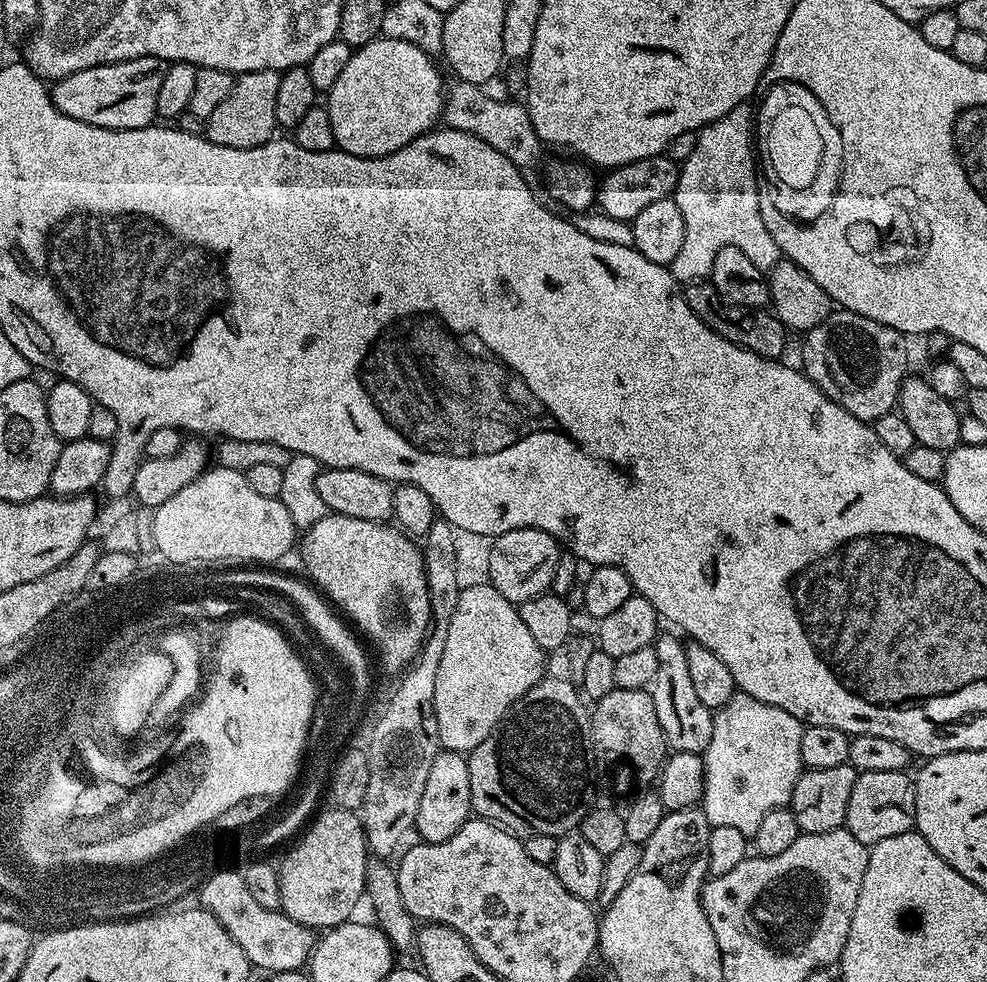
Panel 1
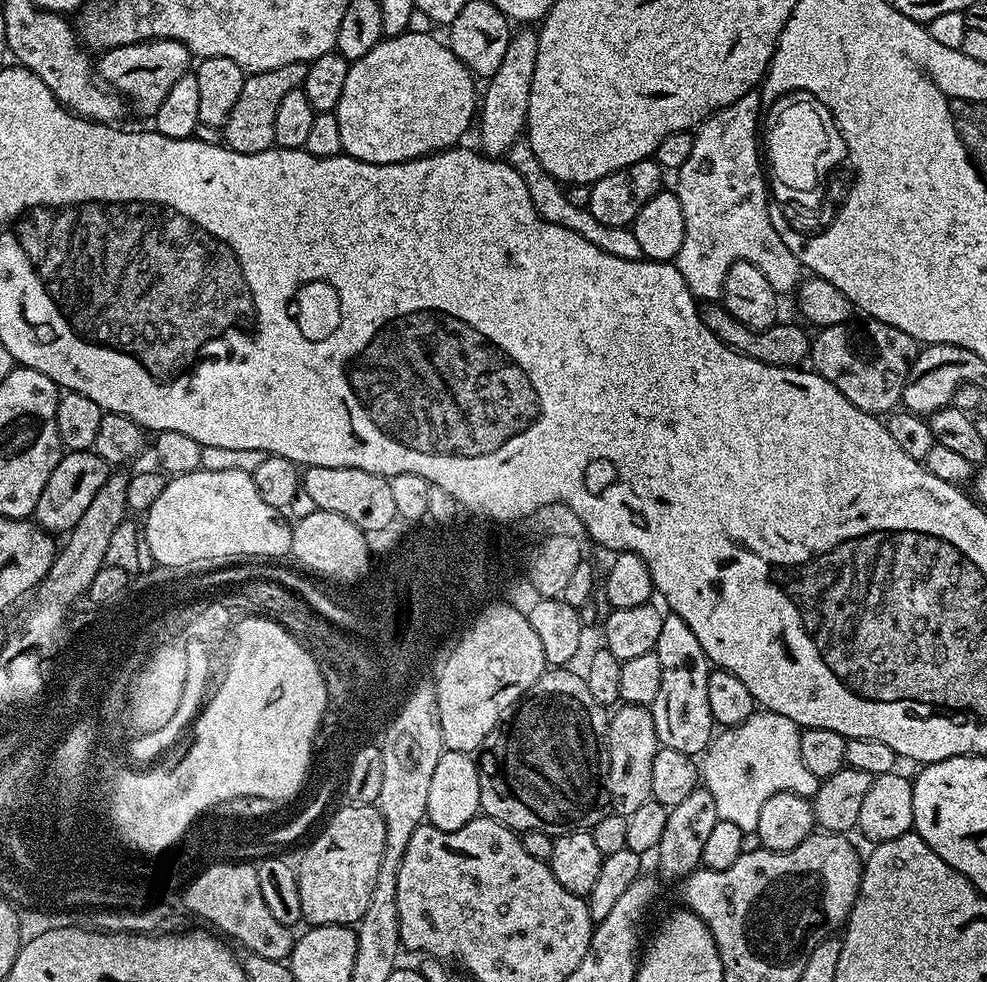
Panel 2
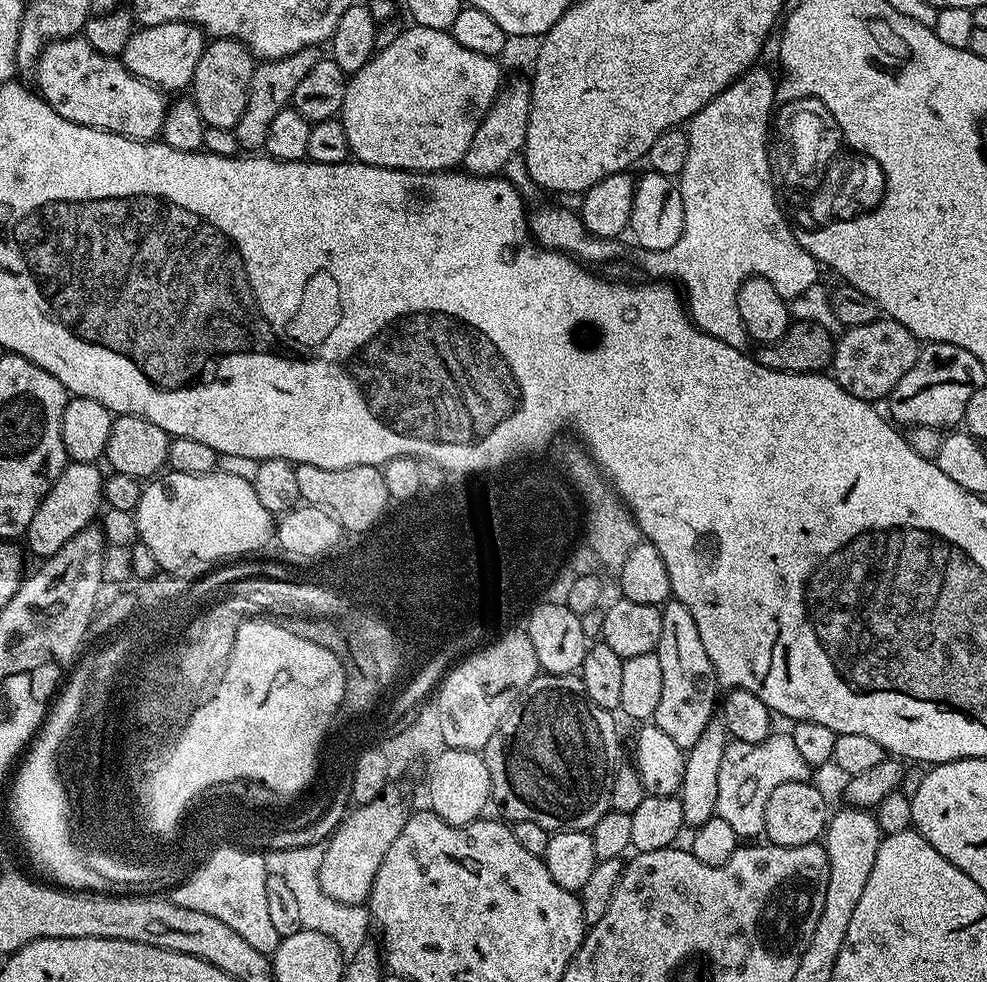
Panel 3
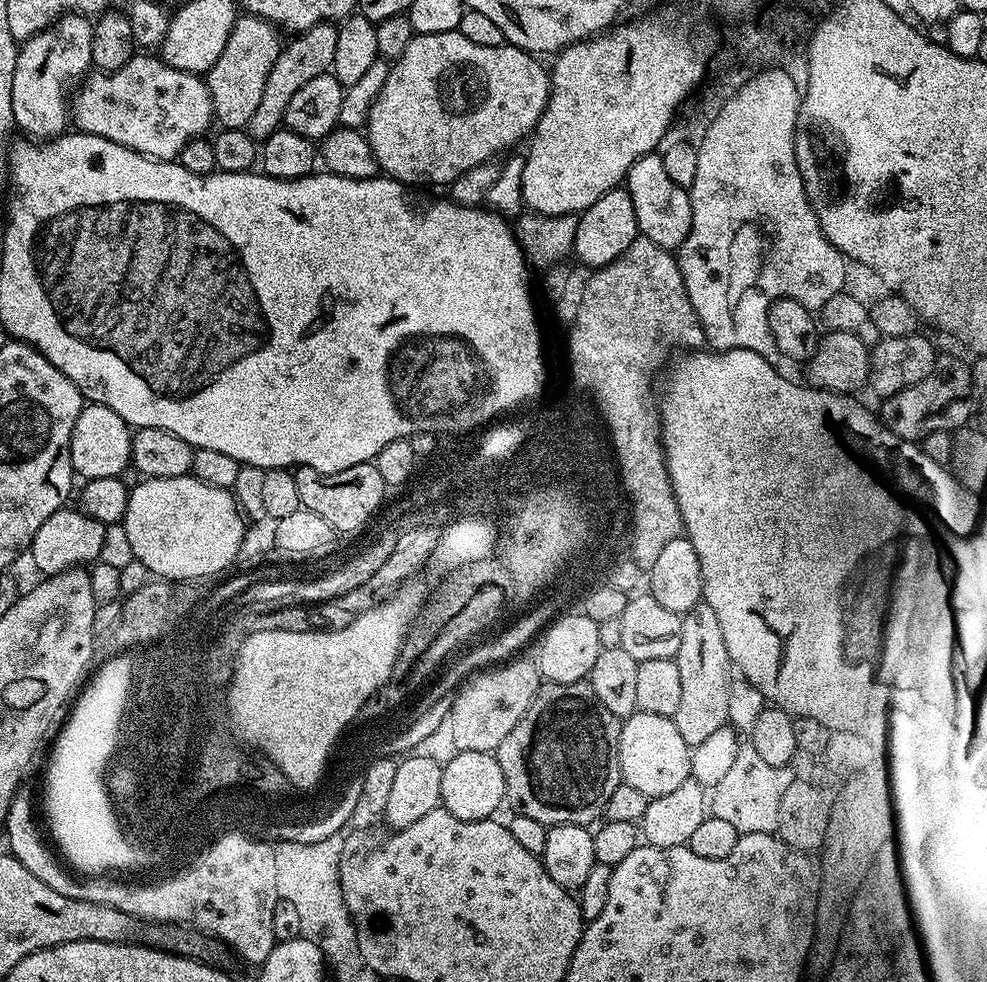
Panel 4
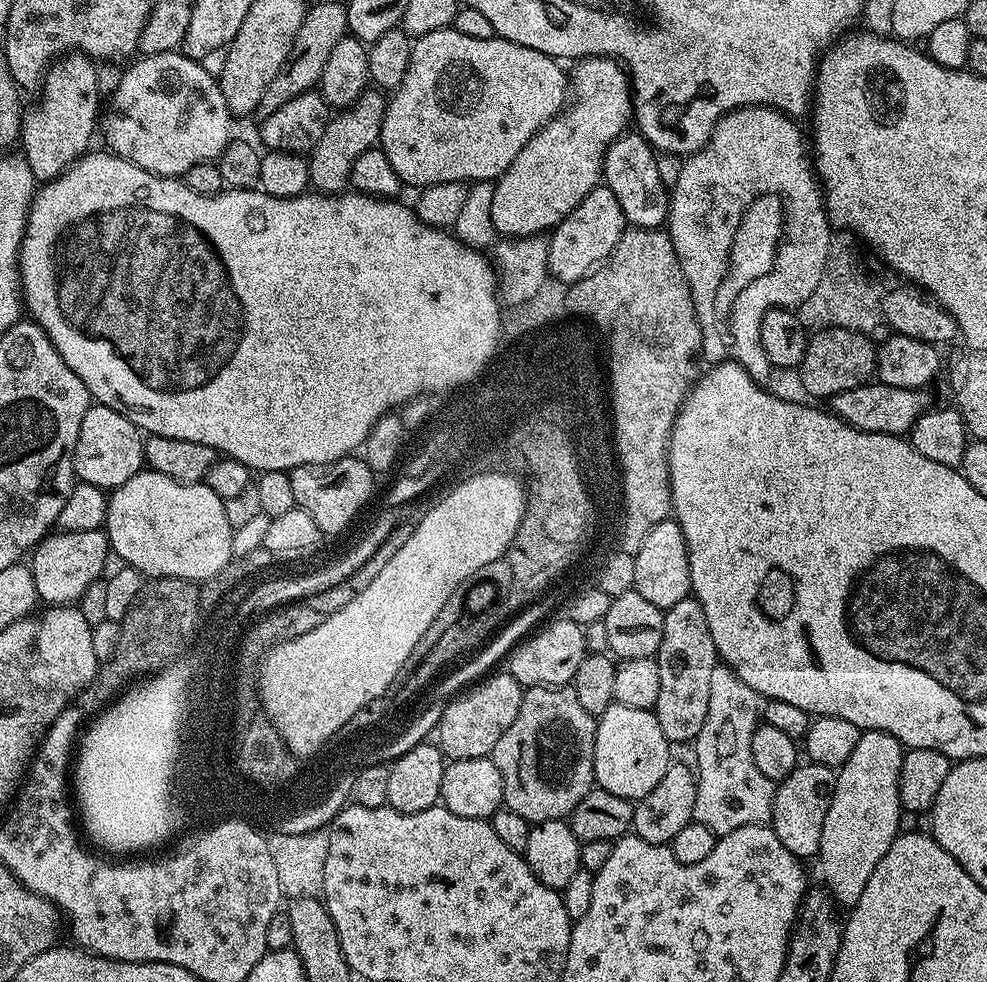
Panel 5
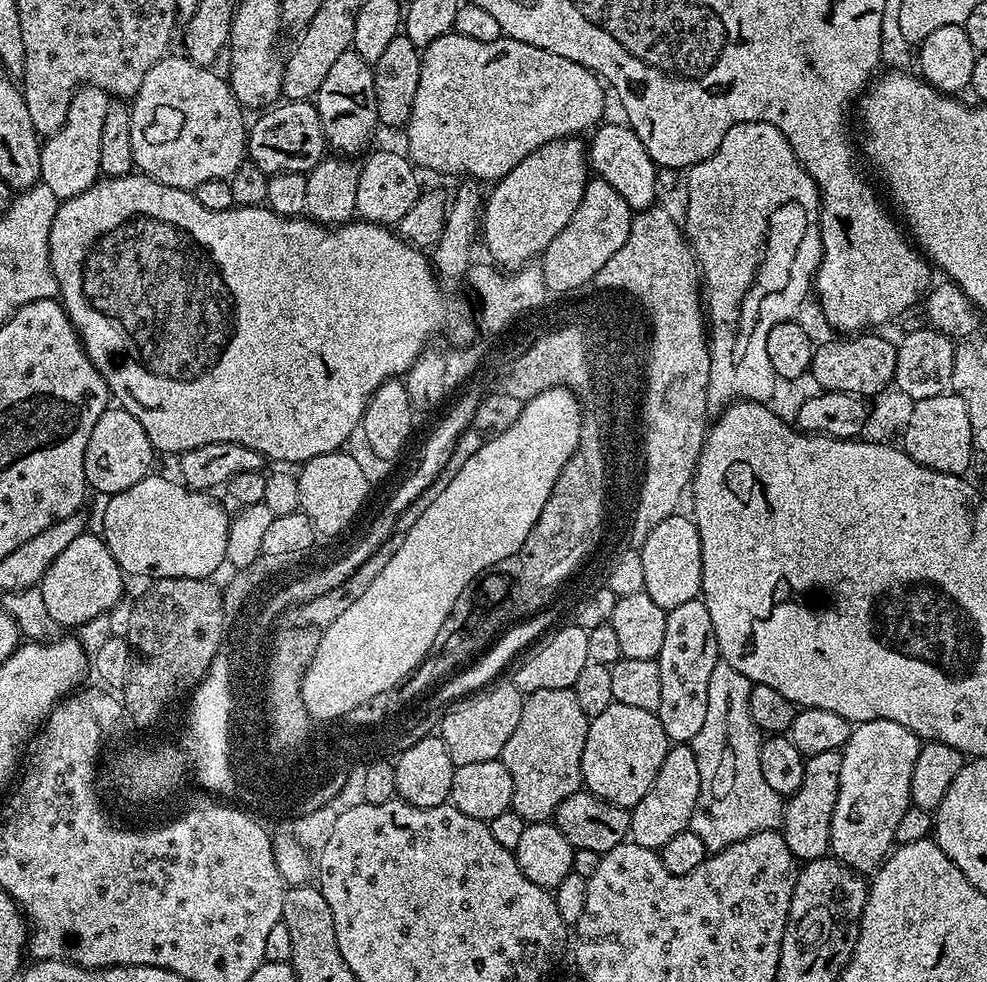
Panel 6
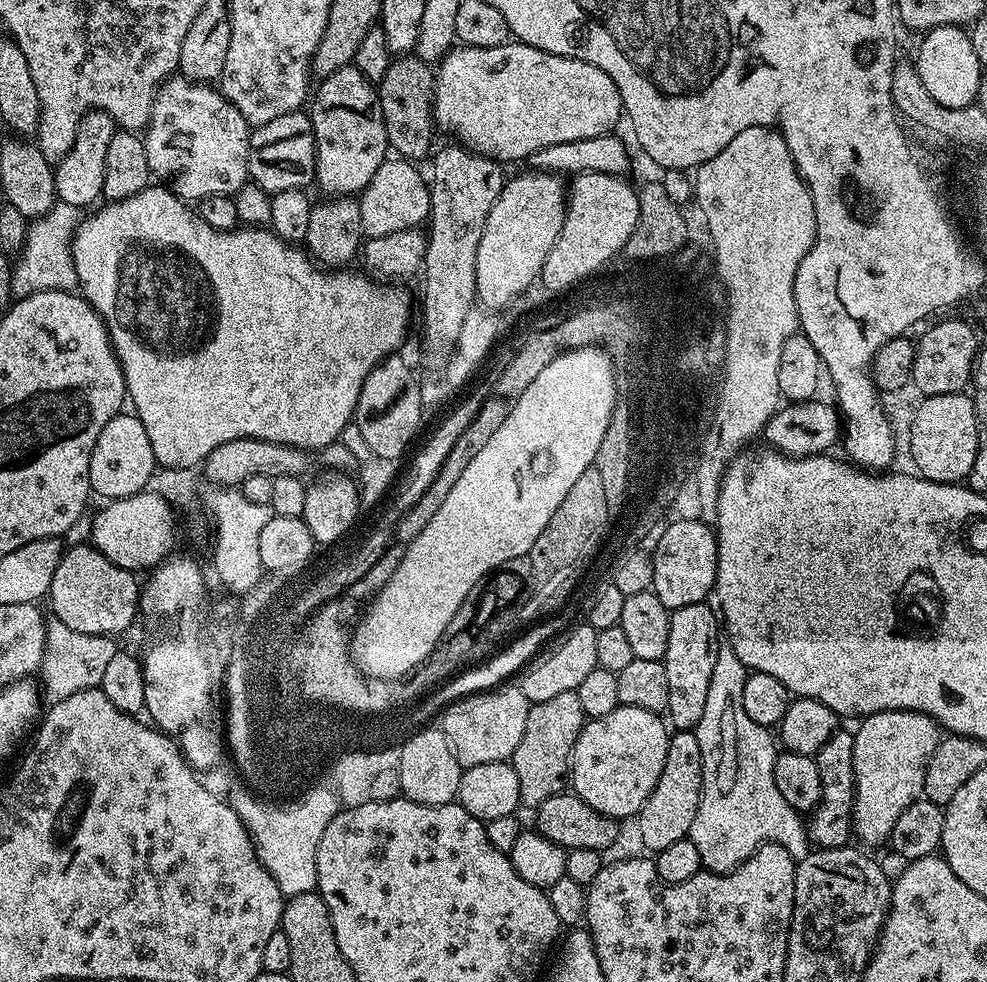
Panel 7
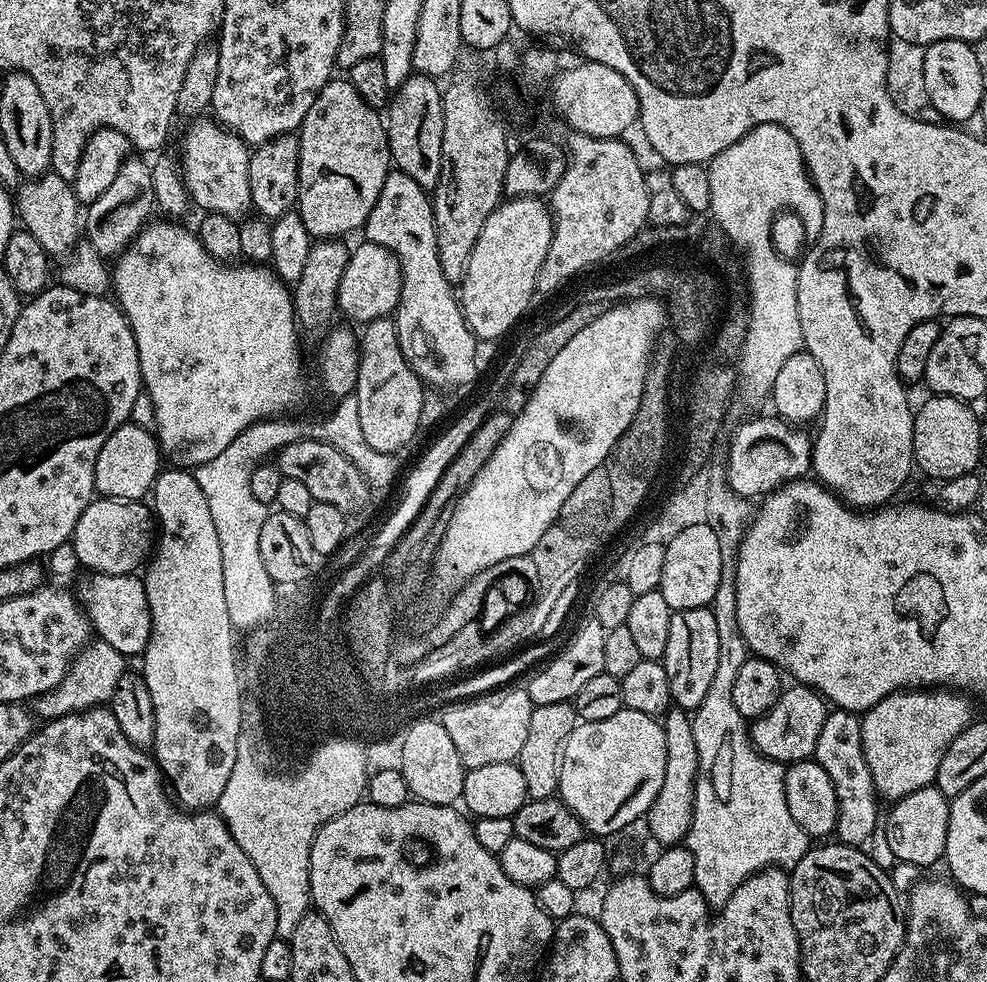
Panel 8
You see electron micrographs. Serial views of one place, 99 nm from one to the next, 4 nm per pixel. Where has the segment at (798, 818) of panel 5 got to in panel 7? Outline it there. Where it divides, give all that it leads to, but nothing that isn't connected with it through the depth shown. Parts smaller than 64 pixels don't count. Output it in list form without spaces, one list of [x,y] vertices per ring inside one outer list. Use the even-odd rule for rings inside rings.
[[[838,730],[814,757],[818,778],[822,780],[822,798],[810,813],[806,829],[816,848],[842,848],[853,839],[852,803],[854,802],[854,735]]]

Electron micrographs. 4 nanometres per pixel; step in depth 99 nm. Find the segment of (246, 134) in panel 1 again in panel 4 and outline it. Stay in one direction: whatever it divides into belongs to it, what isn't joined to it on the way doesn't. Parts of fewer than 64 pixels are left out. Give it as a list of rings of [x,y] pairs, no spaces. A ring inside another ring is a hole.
[[[332,22],[312,26],[310,30],[293,35],[289,39],[292,41],[289,44],[287,41],[281,47],[274,66],[270,66],[270,72],[266,74],[266,86],[262,89],[262,98],[259,99],[246,129],[248,135],[256,142],[262,142],[283,125],[290,98],[294,98],[294,94],[298,94],[298,90],[302,90],[302,86],[306,86],[310,78],[318,78],[318,74],[331,69],[334,62],[334,45],[338,42],[336,29],[337,25]]]

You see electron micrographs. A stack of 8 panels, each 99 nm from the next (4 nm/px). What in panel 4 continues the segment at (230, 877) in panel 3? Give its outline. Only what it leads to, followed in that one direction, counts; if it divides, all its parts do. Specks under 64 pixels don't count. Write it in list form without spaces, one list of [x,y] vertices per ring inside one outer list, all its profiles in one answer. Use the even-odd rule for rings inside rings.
[[[27,786],[17,788],[2,828],[8,839],[7,851],[18,858],[18,862],[22,862],[22,866],[26,866],[34,878],[46,882],[50,890],[66,894],[66,898],[105,904],[114,910],[122,910],[136,922],[178,924],[195,930],[213,941],[221,940],[253,966],[264,964],[278,943],[270,922],[277,901],[274,895],[274,854],[271,843],[230,832],[208,844],[183,870],[157,879],[160,880],[157,884],[119,884],[116,878],[79,880],[69,871],[54,851],[38,819],[38,800],[35,795],[32,797]]]

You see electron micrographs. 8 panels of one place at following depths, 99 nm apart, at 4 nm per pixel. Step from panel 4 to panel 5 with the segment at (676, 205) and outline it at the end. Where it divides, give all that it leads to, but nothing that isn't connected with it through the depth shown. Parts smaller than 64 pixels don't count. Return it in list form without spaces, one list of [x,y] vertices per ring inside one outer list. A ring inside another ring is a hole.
[[[639,134],[619,136],[604,154],[603,183],[614,190],[614,198],[618,198],[618,206],[622,206],[624,219],[631,227],[660,228],[668,219],[670,188],[658,178],[656,158],[652,145]]]

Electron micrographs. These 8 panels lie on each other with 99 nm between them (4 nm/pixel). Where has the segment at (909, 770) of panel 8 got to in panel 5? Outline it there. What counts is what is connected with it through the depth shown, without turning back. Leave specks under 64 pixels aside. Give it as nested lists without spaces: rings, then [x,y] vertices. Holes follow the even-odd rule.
[[[864,730],[860,733],[858,746],[854,746],[854,754],[846,758],[846,762],[836,773],[834,798],[830,802],[830,810],[826,810],[826,822],[822,822],[818,861],[820,860],[820,868],[824,871],[823,887],[837,905],[851,906],[858,902],[858,898],[862,898],[862,890],[866,890],[866,882],[870,882],[874,866],[882,862],[886,850],[890,850],[900,832],[900,771],[905,751],[898,738],[885,732]]]

